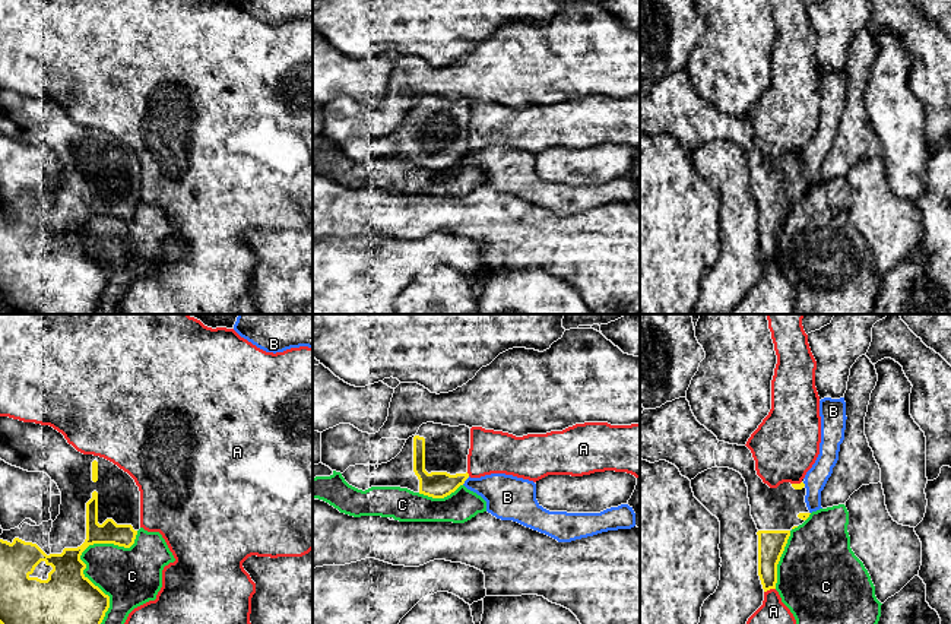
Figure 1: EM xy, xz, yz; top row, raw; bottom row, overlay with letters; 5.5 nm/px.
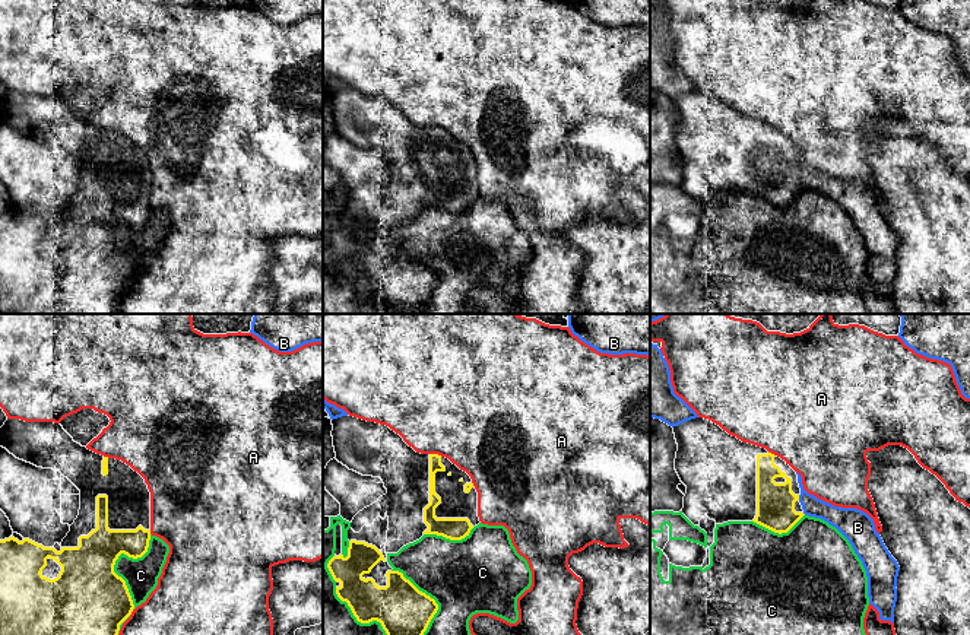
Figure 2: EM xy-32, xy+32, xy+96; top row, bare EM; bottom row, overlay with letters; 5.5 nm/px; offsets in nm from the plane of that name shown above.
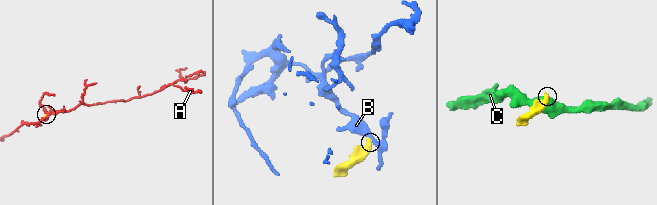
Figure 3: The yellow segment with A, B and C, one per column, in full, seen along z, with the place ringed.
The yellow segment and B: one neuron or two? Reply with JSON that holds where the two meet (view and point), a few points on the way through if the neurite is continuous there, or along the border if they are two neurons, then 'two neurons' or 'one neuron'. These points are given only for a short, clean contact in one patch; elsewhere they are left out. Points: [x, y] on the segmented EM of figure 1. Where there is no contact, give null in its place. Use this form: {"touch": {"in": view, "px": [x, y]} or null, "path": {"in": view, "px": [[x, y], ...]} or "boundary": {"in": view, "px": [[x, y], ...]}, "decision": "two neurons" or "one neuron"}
{"touch": {"in": "xz", "px": [465, 480]}, "boundary": {"in": "xz", "px": [[469, 477], [462, 484]]}, "decision": "two neurons"}

